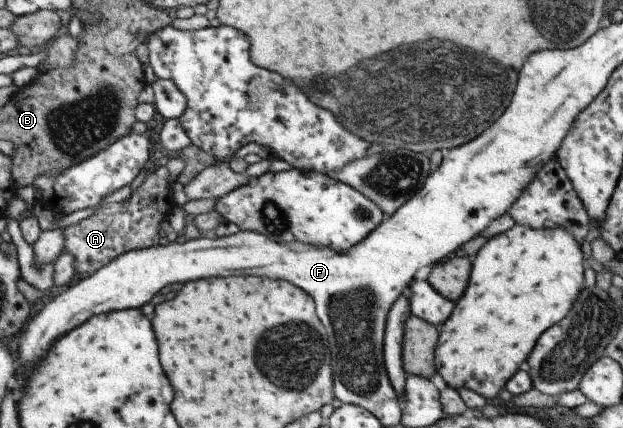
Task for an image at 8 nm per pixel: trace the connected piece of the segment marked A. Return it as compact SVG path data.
M159 167L125 202L104 202L96 208L96 214L66 227L63 252L74 254L78 274L90 276L132 250L160 246L164 241L160 237L160 226L177 206L171 190L172 183L170 170Z

